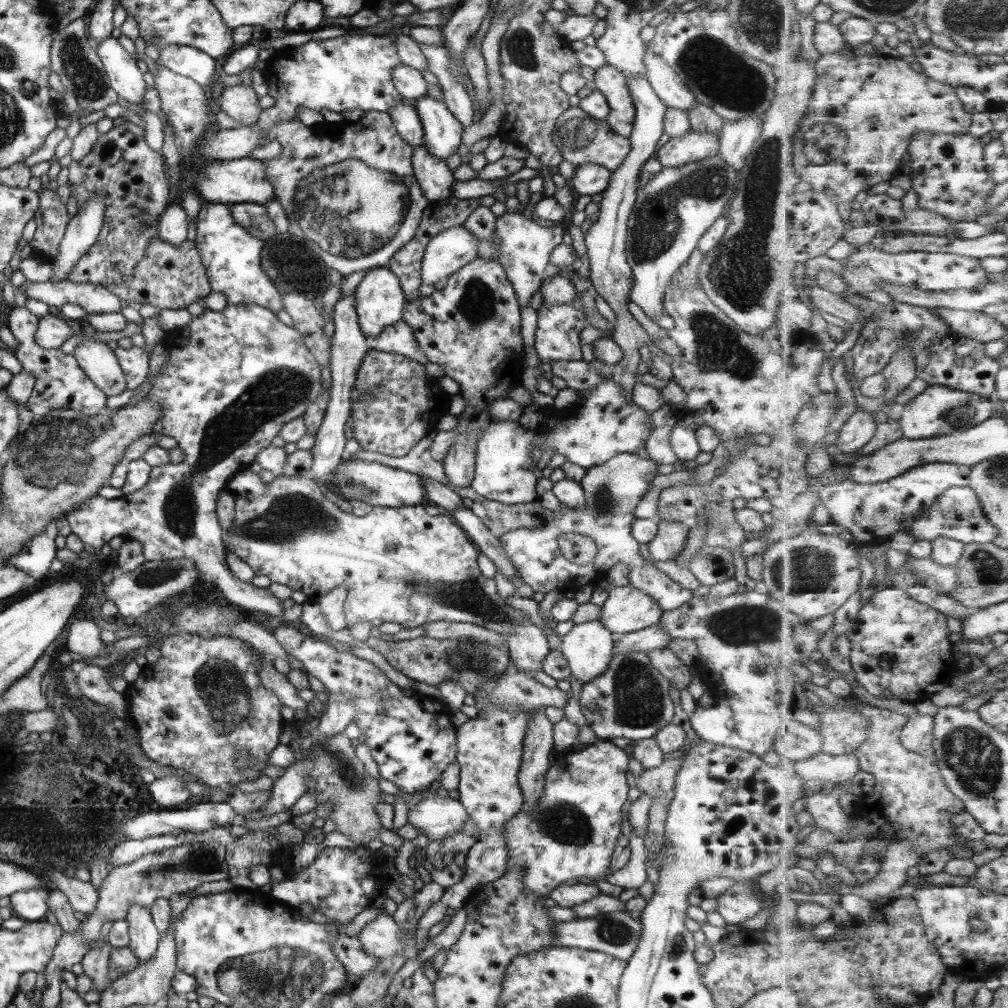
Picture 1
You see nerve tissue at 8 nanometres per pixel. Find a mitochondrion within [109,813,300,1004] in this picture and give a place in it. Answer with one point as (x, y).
(203, 860)

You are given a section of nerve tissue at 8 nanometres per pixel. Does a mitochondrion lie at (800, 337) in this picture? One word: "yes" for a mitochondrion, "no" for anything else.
no

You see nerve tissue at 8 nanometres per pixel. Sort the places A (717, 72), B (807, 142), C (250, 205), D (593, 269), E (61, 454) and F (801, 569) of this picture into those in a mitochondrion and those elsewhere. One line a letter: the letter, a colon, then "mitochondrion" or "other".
A: mitochondrion
B: mitochondrion
C: other
D: other
E: mitochondrion
F: mitochondrion

